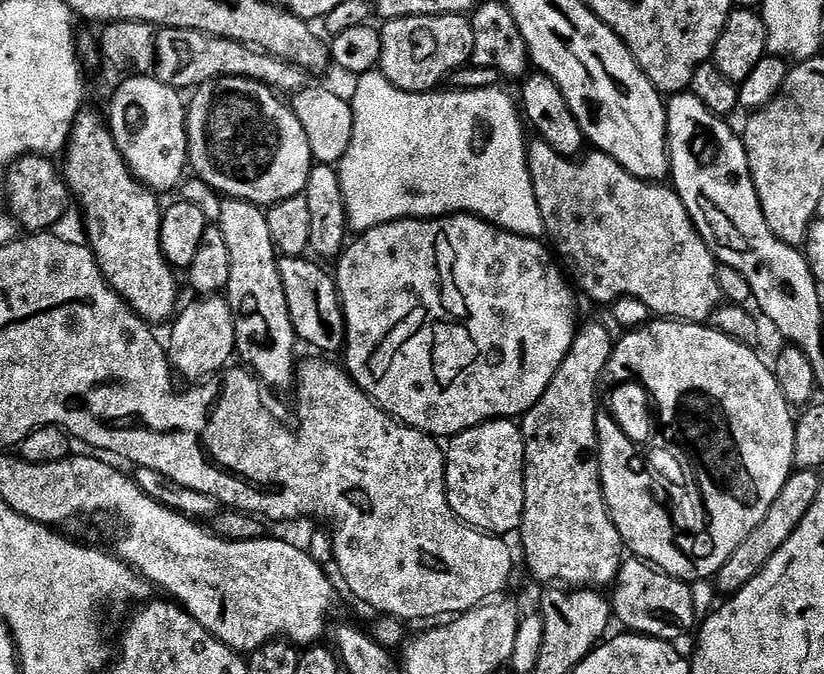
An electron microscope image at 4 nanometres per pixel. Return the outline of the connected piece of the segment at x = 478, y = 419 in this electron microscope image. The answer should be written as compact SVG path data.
M458 212L455 216L437 216L434 220L395 220L359 233L340 253L340 265L334 268L348 327L348 343L342 353L342 364L348 375L389 416L433 438L451 438L459 432L485 424L488 420L523 417L538 403L542 394L546 394L546 386L550 386L558 366L562 366L578 327L576 300L572 297L573 285L549 245L540 243L544 242L508 232L505 228L491 224L489 220L469 216L466 212Z

